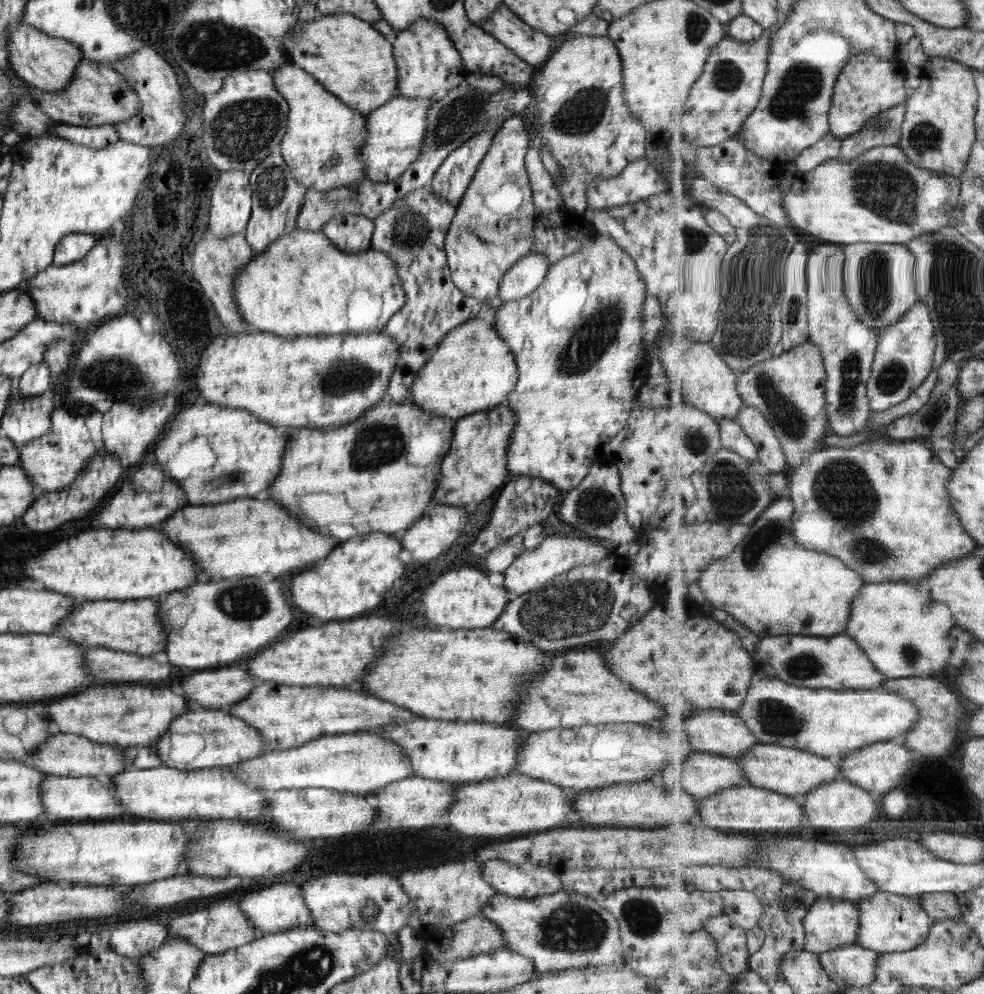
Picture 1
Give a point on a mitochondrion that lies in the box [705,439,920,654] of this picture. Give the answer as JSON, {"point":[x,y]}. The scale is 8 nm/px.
{"point":[841,488]}

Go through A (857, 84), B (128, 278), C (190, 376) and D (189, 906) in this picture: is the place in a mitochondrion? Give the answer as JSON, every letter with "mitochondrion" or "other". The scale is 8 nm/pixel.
{"A":"other","B":"other","C":"other","D":"other"}

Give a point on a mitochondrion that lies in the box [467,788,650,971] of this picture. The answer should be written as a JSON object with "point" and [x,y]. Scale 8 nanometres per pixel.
{"point":[572,927]}

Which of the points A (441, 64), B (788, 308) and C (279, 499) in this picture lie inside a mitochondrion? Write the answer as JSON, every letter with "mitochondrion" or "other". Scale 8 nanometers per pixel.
{"A":"other","B":"mitochondrion","C":"other"}

